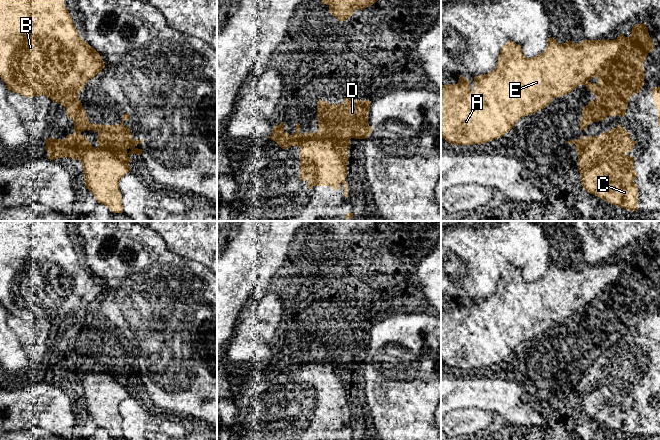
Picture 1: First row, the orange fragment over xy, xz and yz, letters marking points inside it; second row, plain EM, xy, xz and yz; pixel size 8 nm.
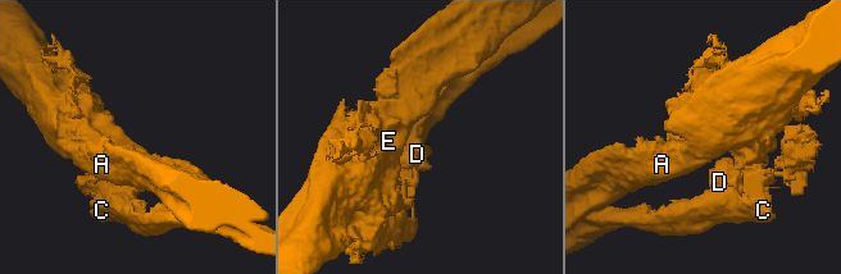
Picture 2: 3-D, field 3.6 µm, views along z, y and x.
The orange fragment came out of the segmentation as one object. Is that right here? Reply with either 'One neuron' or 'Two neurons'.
Two neurons

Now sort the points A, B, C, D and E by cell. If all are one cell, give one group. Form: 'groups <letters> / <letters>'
groups A B E / C D

